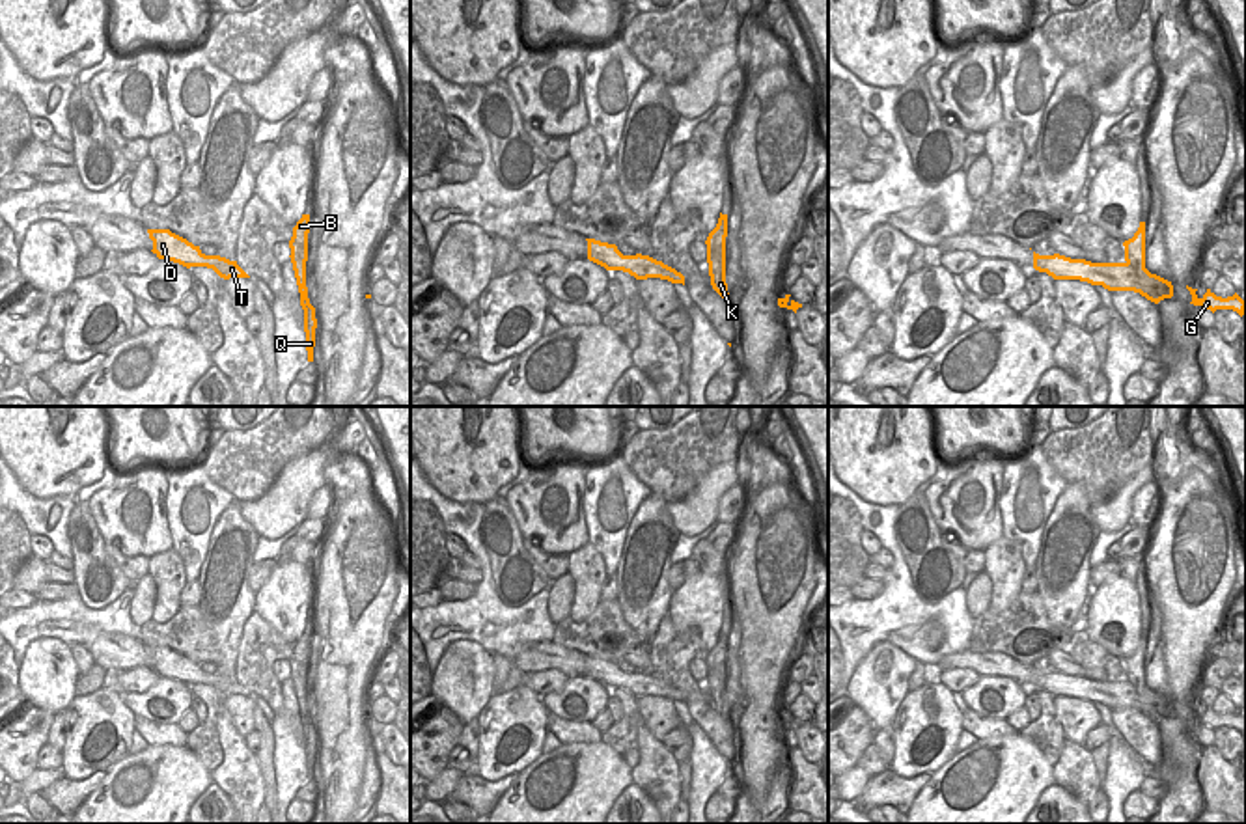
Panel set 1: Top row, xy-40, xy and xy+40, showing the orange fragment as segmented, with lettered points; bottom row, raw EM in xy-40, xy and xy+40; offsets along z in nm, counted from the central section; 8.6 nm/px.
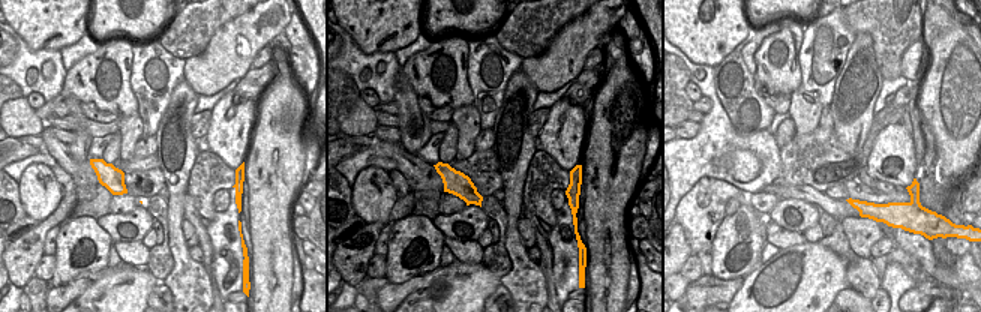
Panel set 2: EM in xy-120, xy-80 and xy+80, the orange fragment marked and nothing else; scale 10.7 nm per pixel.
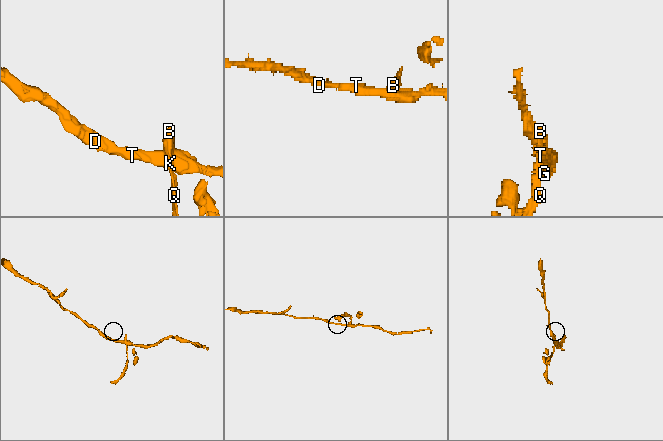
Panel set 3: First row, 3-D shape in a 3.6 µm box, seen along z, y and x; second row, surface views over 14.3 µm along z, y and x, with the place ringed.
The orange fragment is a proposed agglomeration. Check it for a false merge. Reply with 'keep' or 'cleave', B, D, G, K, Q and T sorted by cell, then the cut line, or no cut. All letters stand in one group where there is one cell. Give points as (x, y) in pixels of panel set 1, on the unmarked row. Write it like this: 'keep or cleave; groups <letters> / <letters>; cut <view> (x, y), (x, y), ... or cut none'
cleave; groups B K Q / D G T; cut xy+40 (1127, 679), (1144, 703), (1153, 701)

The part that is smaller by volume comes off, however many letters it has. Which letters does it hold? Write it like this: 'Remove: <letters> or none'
Remove: B, K, Q

